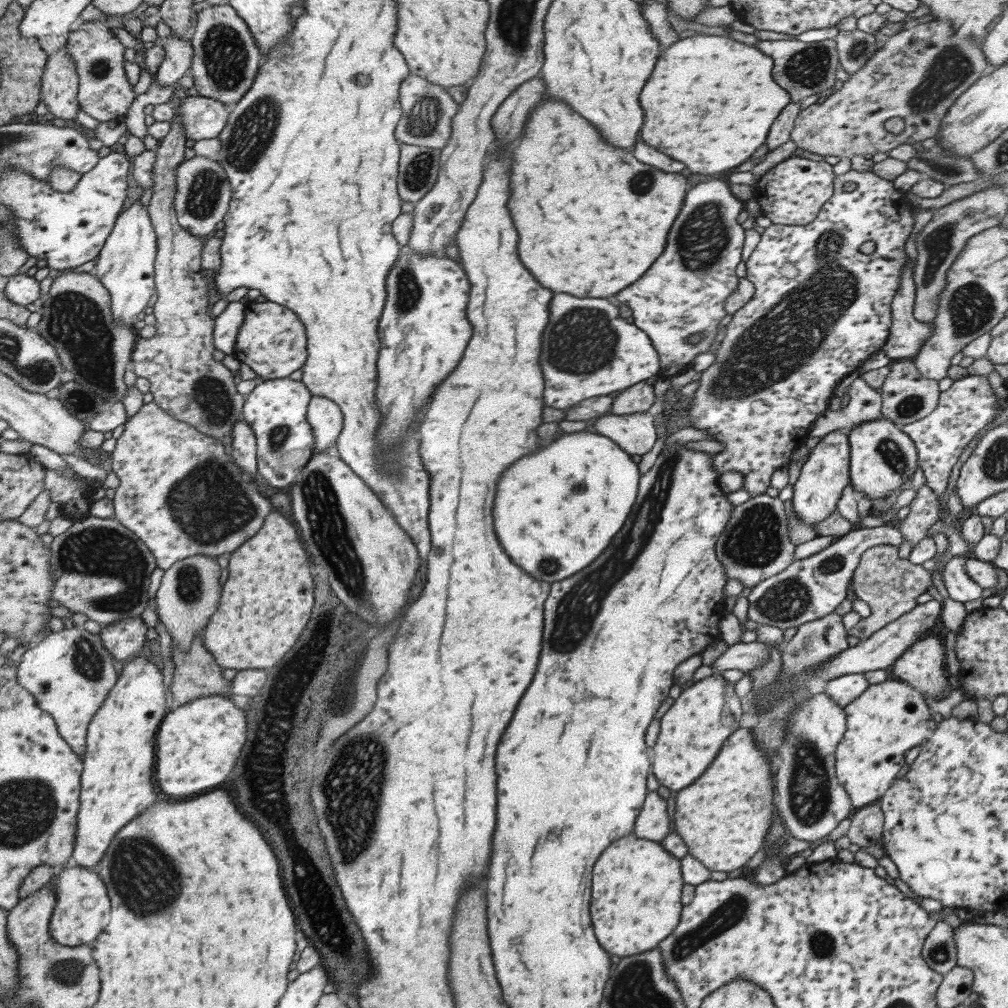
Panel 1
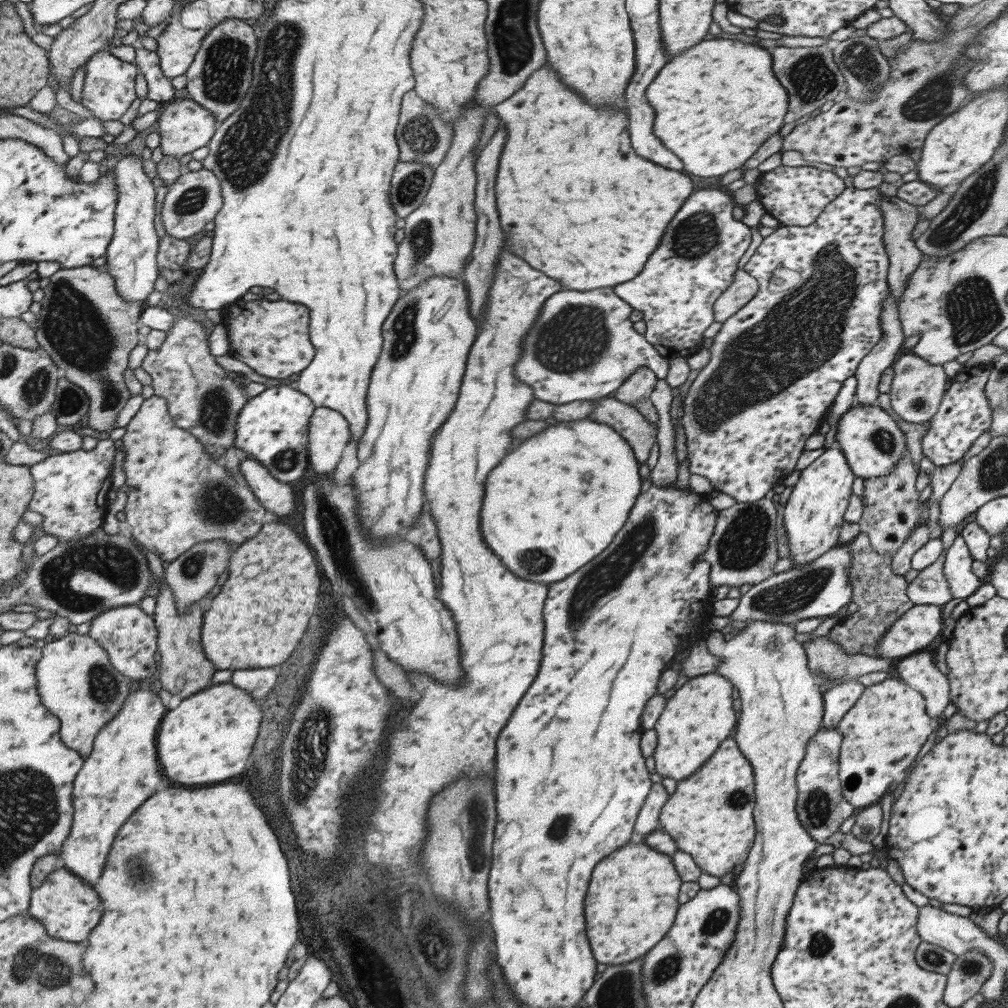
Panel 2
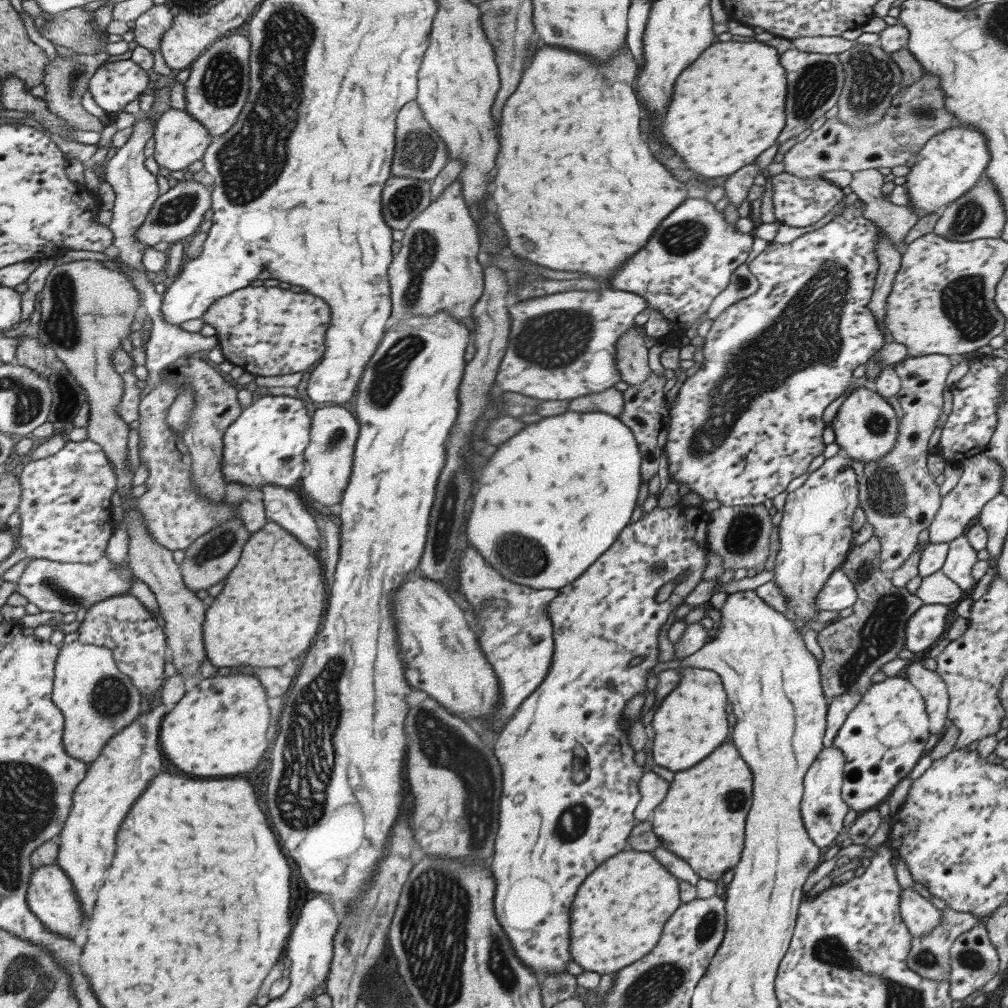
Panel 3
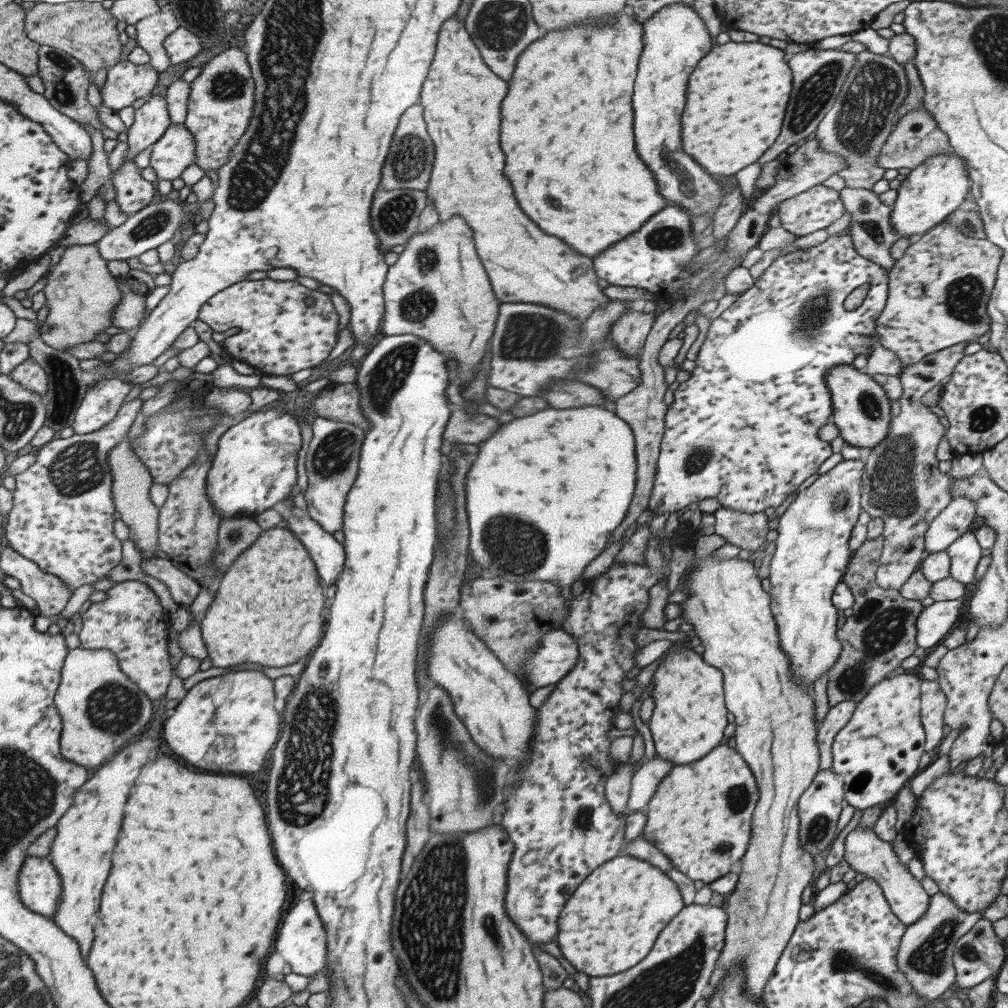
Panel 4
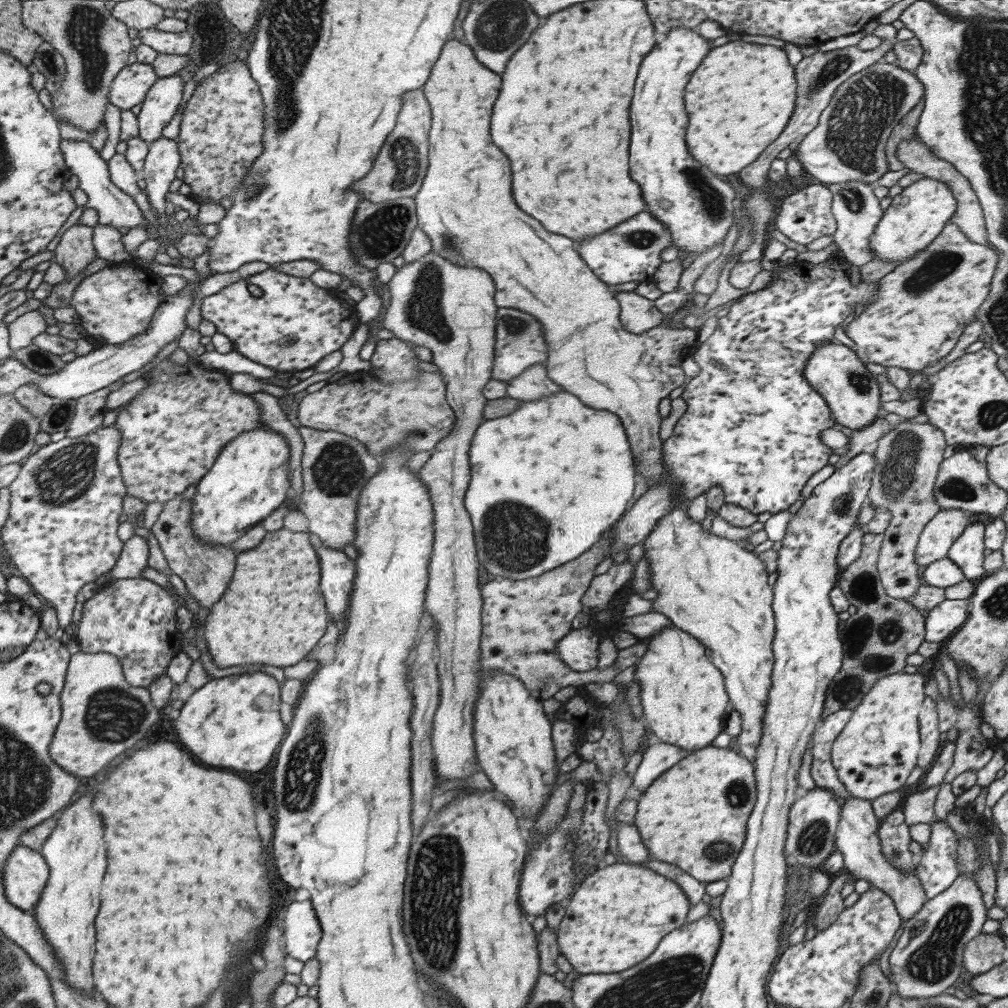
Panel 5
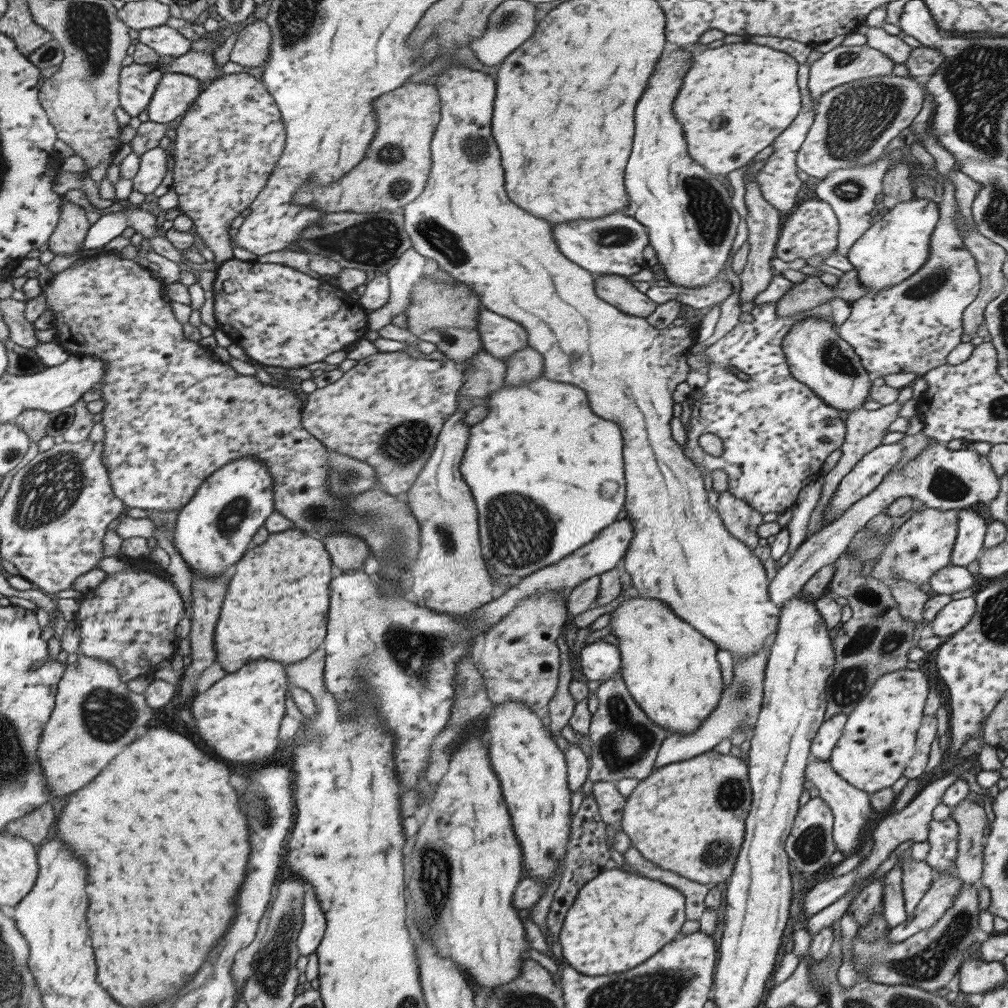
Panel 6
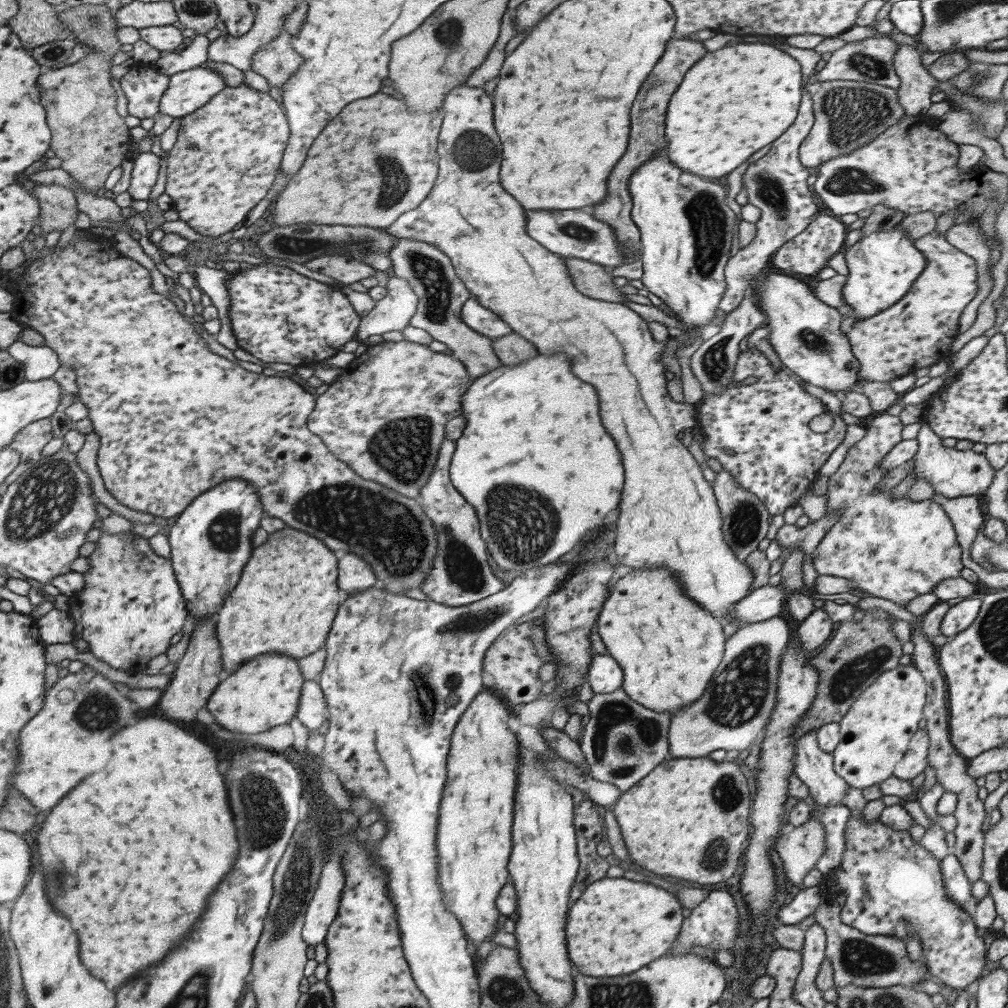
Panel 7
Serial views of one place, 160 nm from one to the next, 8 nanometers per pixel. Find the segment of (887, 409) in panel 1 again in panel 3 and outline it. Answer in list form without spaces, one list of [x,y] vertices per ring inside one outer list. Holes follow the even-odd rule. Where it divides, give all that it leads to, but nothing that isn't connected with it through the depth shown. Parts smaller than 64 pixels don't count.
[[[947,355],[906,357],[895,364],[893,370],[900,380],[899,390],[895,394],[901,407],[897,436],[886,455],[864,464],[863,476],[859,478],[857,486],[858,505],[865,514],[866,522],[873,526],[873,536],[877,536],[879,541],[878,568],[889,579],[909,555],[916,555],[917,537],[921,530],[928,528],[941,505],[939,486],[929,476],[925,464],[929,436],[933,434],[935,422],[941,416],[941,393],[947,388],[945,378],[951,370],[951,362]]]

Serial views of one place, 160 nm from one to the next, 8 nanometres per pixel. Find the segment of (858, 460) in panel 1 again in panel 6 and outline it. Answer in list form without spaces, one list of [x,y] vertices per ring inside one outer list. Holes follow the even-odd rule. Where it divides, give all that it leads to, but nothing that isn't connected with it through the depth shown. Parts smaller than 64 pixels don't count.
[[[805,317],[787,331],[781,341],[781,350],[795,380],[809,387],[826,405],[848,413],[869,400],[870,381],[860,358],[833,328],[831,321]]]

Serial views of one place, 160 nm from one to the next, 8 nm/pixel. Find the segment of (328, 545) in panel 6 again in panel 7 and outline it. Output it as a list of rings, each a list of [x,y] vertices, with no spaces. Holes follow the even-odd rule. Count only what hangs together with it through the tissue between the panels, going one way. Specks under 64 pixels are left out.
[[[348,552],[338,555],[337,586],[346,594],[360,592],[377,584],[371,567],[356,554]]]

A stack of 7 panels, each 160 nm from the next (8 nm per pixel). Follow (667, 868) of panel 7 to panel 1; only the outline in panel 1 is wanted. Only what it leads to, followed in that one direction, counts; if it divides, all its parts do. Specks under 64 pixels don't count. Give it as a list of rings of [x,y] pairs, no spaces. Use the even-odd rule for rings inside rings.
[[[738,728],[723,742],[709,768],[675,796],[673,828],[687,852],[707,870],[729,872],[743,867],[763,846],[775,800],[771,761],[752,737],[752,728]]]

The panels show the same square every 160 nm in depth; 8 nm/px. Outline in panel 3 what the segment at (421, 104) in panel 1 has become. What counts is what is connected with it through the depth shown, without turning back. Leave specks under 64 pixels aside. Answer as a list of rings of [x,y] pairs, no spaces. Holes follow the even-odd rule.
[[[417,103],[404,104],[395,117],[394,153],[390,164],[390,176],[404,176],[432,181],[445,166],[448,152],[439,135],[433,131],[424,119]]]

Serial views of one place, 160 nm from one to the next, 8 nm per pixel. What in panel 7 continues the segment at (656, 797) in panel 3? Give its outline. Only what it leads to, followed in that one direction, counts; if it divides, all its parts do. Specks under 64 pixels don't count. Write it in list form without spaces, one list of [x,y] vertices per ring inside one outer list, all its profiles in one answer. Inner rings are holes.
[[[778,617],[746,623],[724,639],[722,659],[713,671],[701,696],[670,715],[667,758],[705,757],[715,750],[743,751],[757,743],[776,703],[777,677],[780,656],[789,638],[787,624]]]

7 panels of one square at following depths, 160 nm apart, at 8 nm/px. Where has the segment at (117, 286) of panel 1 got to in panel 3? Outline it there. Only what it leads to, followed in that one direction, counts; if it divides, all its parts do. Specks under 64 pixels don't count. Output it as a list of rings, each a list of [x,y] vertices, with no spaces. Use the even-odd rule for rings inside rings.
[[[142,111],[134,120],[135,128],[131,132],[129,139],[116,149],[115,154],[104,166],[104,181],[113,190],[114,201],[112,207],[112,217],[108,224],[108,229],[112,232],[112,244],[118,251],[117,261],[121,261],[129,272],[145,272],[140,258],[147,248],[144,244],[136,241],[134,230],[140,226],[147,212],[152,207],[154,200],[159,196],[155,175],[149,173],[143,166],[143,148],[145,141],[153,137],[153,122]]]

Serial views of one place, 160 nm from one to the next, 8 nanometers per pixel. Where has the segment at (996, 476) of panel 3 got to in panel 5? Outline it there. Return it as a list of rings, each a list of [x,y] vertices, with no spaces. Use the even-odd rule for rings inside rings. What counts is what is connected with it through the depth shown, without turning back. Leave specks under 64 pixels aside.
[[[959,509],[937,512],[921,529],[914,551],[914,563],[917,566],[927,566],[945,558],[967,525],[966,512]]]

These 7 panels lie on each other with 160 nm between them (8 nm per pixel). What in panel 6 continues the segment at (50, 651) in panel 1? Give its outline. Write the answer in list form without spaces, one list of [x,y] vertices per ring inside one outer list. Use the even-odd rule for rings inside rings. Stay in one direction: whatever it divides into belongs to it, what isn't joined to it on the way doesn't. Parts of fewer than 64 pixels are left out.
[[[79,654],[73,664],[67,664],[61,678],[56,686],[54,707],[50,717],[43,725],[40,739],[37,743],[38,766],[41,766],[42,778],[47,786],[46,792],[51,792],[53,796],[65,796],[69,792],[75,792],[83,784],[87,784],[97,772],[121,752],[119,748],[133,742],[139,734],[143,734],[147,720],[151,718],[151,711],[146,705],[142,693],[133,693],[125,687],[125,682],[121,682],[117,669],[104,660],[89,658]]]

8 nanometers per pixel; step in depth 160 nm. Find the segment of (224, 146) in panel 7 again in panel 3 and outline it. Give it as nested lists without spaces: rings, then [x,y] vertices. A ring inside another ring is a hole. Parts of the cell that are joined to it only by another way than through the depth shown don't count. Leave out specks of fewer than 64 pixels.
[[[231,34],[213,42],[189,66],[184,86],[184,111],[205,127],[211,140],[229,131],[245,104],[248,90],[249,42],[245,36]]]

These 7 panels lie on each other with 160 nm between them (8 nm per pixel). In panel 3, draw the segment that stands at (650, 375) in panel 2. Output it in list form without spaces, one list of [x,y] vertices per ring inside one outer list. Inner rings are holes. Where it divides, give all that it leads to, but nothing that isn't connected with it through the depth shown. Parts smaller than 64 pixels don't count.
[[[633,325],[616,342],[614,359],[620,380],[625,381],[629,389],[642,383],[651,372],[647,367],[647,347],[639,334],[639,327]]]

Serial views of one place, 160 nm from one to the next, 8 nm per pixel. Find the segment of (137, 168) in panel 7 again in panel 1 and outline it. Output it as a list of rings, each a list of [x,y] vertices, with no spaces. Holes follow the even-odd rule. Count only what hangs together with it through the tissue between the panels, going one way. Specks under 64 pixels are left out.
[[[204,96],[185,97],[178,106],[181,129],[186,140],[205,140],[217,137],[227,120],[225,104]]]

